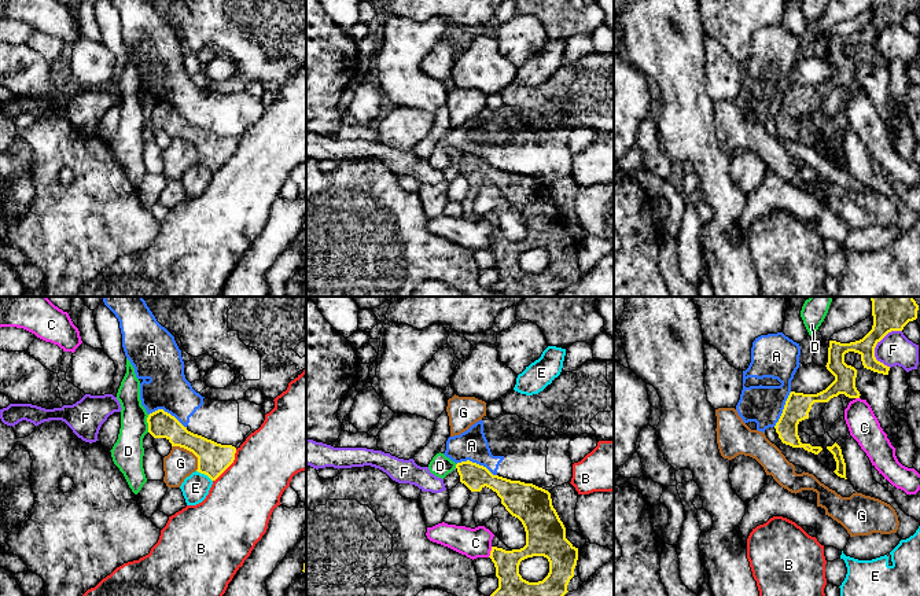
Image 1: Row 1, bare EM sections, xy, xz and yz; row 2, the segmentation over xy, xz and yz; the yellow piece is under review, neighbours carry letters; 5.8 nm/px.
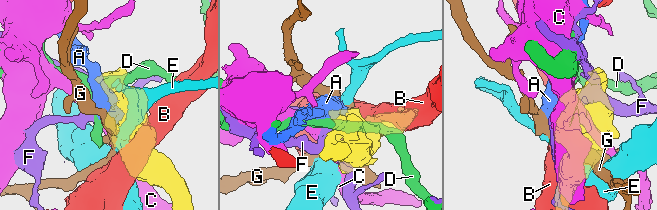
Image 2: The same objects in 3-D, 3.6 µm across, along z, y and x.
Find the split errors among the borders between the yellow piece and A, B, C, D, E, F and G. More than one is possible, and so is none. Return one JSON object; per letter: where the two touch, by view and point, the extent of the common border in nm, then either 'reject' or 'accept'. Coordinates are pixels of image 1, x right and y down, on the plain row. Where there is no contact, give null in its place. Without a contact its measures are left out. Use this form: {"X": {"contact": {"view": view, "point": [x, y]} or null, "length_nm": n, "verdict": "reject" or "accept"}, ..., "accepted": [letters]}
{"A": {"contact": {"view": "xz", "point": [475, 155]}, "length_nm": 260, "verdict": "reject"}, "B": {"contact": {"view": "xy", "point": [228, 158]}, "length_nm": 240, "verdict": "reject"}, "C": {"contact": {"view": "xz", "point": [490, 245]}, "length_nm": 70, "verdict": "reject"}, "D": {"contact": {"view": "xy", "point": [147, 114]}, "length_nm": 100, "verdict": "reject"}, "E": {"contact": {"view": "xy", "point": [205, 166]}, "length_nm": 120, "verdict": "reject"}, "F": {"contact": {"view": "yz", "point": [876, 36]}, "length_nm": 240, "verdict": "reject"}, "G": {"contact": {"view": "xy", "point": [190, 143]}, "length_nm": 220, "verdict": "reject"}, "accepted": []}

